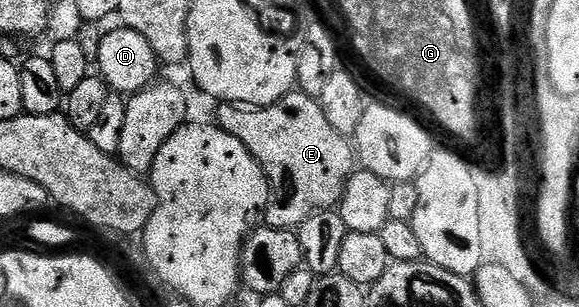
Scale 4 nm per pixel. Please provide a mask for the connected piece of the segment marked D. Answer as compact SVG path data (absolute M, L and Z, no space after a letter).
M125 28L117 29L107 29L100 40L96 69L102 73L103 79L88 76L70 94L65 95L64 113L77 130L89 132L92 124L96 124L100 111L104 109L104 104L112 91L123 96L139 94L159 77L160 63L156 52L152 52L152 44L148 44L148 40L140 36L140 32Z

